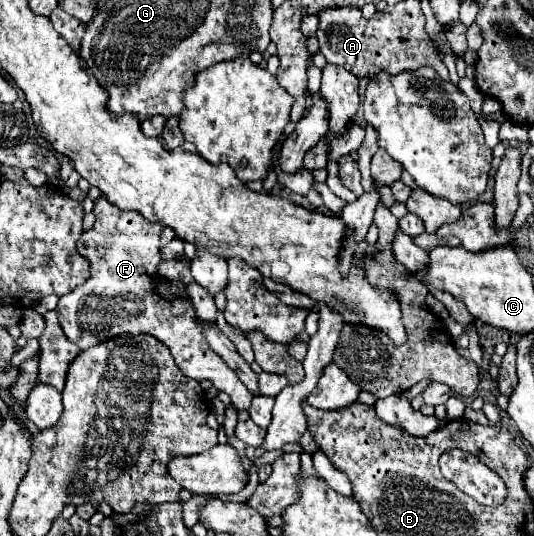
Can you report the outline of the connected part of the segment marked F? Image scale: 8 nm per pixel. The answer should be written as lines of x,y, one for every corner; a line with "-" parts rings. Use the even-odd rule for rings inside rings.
105,197
95,201
93,213
97,217
93,229
85,231
77,243
81,255
91,261
91,277
71,293
63,295
55,309
67,339
81,349
89,349
119,335
153,335
169,347
177,367
189,379
209,379
217,391
231,397
237,409
247,409
253,395
239,381
235,371
207,345
207,339
195,321
191,301
175,297
171,283
157,271
161,263
159,233
163,225
151,225
141,213
123,211
-
91,251
101,251
101,255

